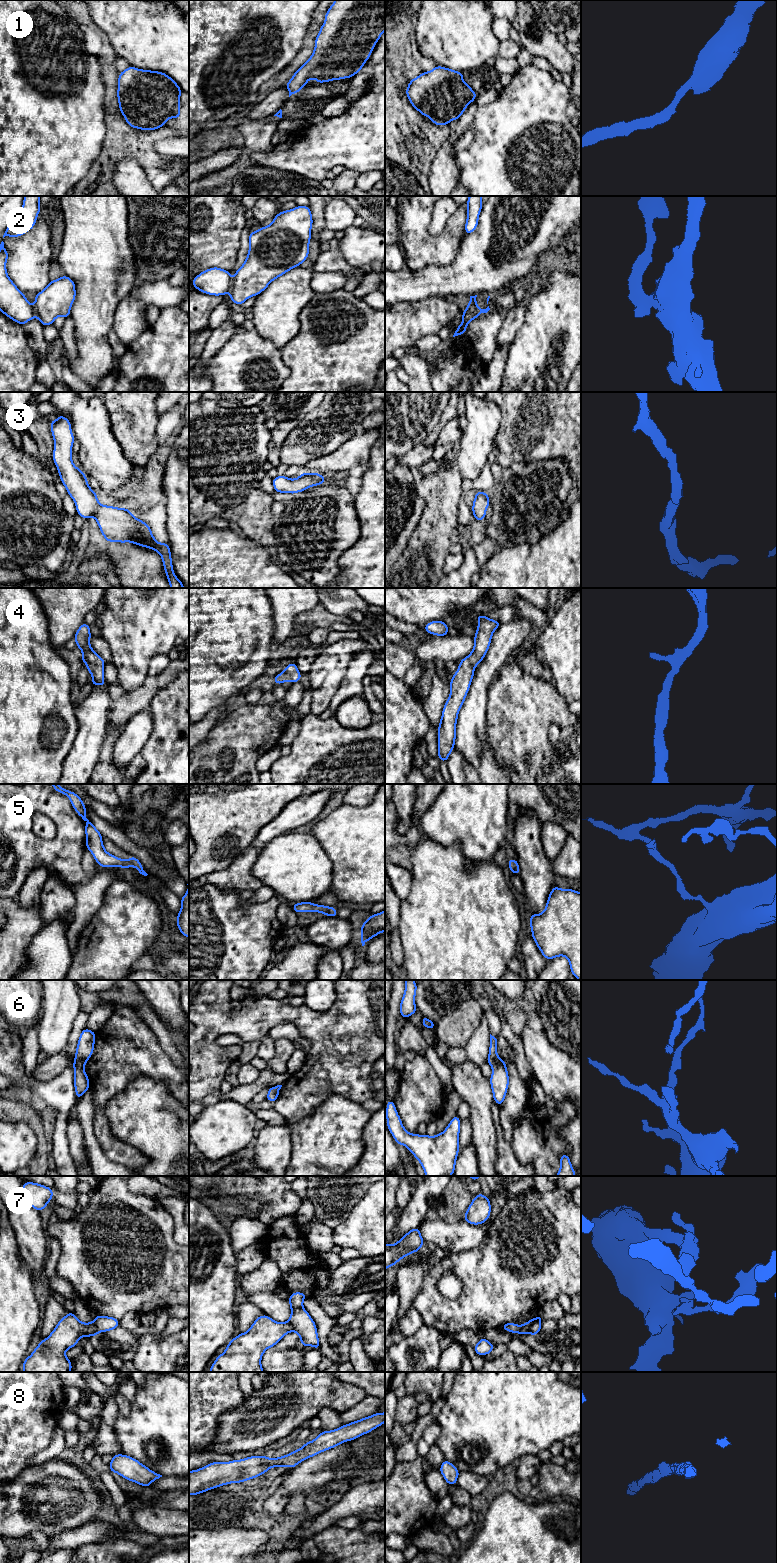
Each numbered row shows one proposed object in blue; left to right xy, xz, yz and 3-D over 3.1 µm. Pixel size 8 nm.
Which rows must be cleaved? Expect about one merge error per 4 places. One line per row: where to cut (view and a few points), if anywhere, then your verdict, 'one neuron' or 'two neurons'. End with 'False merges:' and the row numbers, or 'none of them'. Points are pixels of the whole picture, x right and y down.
1: no cut | one neuron
2: yz (469, 303), (480, 313) | two neurons
3: no cut | one neuron
4: no cut | one neuron
5: no cut | one neuron
6: xy (74, 1061), (83, 1067) | two neurons
7: yz (540, 1320), (533, 1322), (530, 1333) | two neurons
8: no cut | one neuron
False merges: 2, 6, 7

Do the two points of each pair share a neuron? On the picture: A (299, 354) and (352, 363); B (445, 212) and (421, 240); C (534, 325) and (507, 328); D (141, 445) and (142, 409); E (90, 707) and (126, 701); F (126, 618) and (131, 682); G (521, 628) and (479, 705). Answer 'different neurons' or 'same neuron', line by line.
A: same neuron
B: different neurons
C: different neurons
D: same neuron
E: different neurons
F: same neuron
G: same neuron

